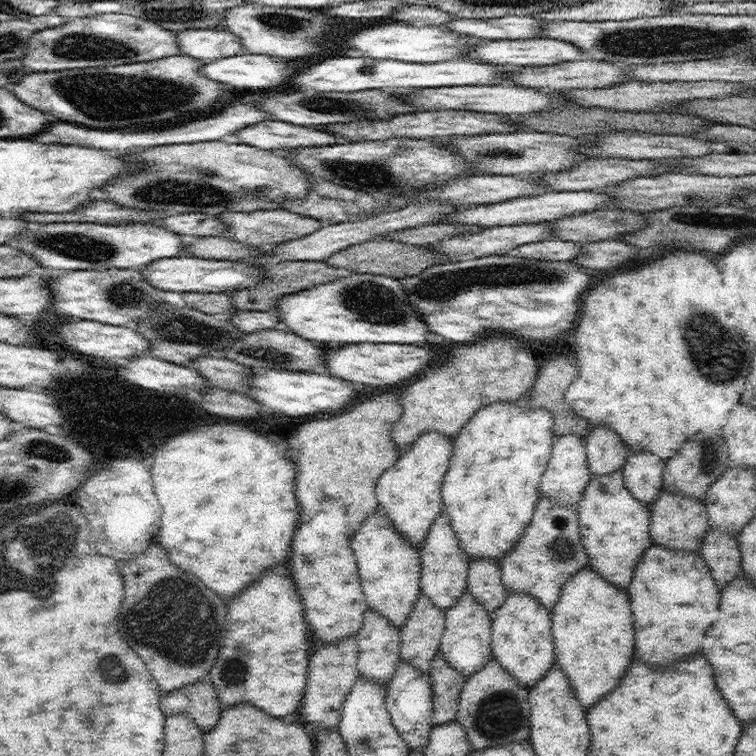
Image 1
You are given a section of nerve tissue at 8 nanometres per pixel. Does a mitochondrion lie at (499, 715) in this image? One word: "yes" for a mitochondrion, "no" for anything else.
yes

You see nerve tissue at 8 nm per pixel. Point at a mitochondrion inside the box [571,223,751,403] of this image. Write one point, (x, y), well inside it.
(714, 352)

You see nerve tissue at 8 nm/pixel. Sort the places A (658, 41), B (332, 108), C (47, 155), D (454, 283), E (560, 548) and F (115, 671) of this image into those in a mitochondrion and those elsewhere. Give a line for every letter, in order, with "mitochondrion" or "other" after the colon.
A: mitochondrion
B: mitochondrion
C: other
D: mitochondrion
E: mitochondrion
F: mitochondrion

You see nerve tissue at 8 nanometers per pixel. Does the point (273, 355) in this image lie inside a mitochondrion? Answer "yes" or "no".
yes

